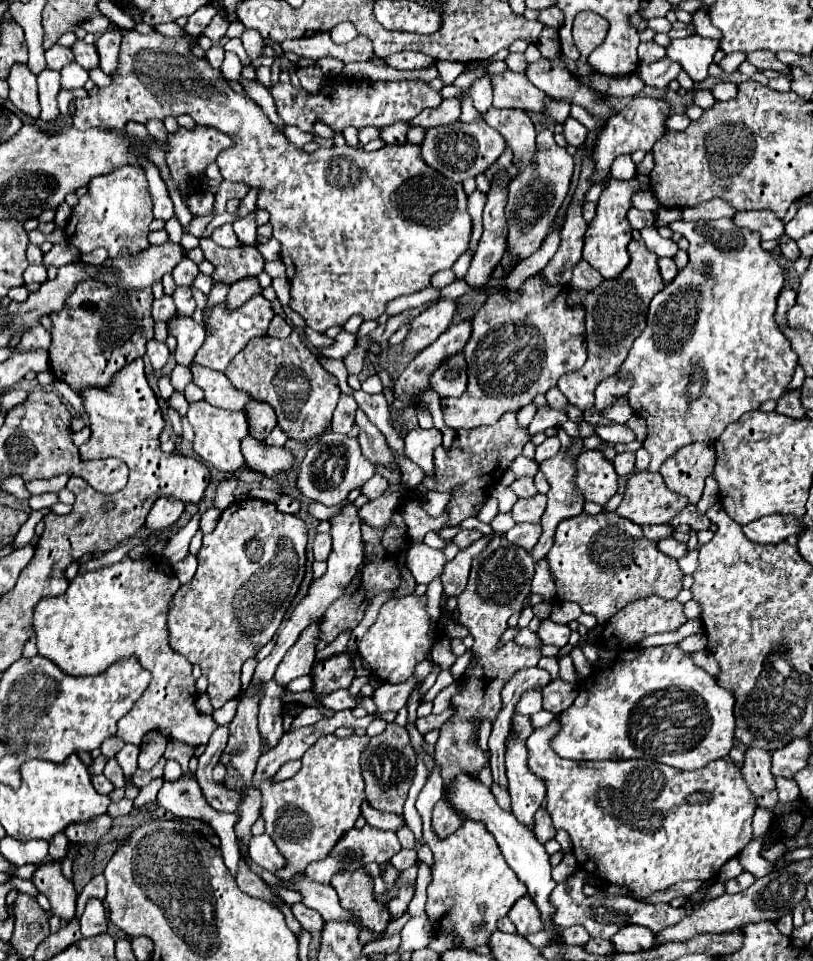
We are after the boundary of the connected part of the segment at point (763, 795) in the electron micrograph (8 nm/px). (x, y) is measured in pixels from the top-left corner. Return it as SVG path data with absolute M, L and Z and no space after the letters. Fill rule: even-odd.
M748 748L740 772L746 780L746 786L756 798L756 806L774 812L778 804L778 792L774 786L774 776L770 772L770 752L762 752L760 748Z

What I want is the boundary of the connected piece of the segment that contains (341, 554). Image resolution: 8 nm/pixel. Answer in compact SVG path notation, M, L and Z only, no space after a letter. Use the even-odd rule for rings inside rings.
M350 504L350 506L346 506L346 508L342 510L342 514L338 514L338 516L332 520L332 530L330 530L330 534L332 534L332 544L334 544L334 548L332 548L332 556L328 558L328 570L326 570L324 576L314 578L314 582L310 584L310 590L308 590L306 598L294 608L290 620L278 630L274 650L258 664L258 668L256 668L256 672L254 672L254 678L256 678L256 680L268 680L270 676L274 676L274 672L276 672L280 660L284 658L286 650L298 640L300 632L306 630L316 618L320 618L320 616L326 612L326 608L346 592L346 588L350 586L352 578L356 576L358 566L360 566L362 560L364 560L364 540L362 540L360 520L358 520L356 510L358 510L358 508L356 508L354 504Z

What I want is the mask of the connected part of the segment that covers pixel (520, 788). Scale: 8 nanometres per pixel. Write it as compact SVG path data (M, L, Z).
M510 740L506 744L506 774L508 792L512 798L512 814L528 830L534 830L534 814L546 796L546 786L528 770L526 756L528 752L524 742Z

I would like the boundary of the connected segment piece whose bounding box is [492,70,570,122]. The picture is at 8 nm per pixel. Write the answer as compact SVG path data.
M508 70L502 76L492 76L492 88L494 88L492 106L496 108L548 112L548 116L554 122L564 122L570 114L570 104L546 96L542 90L534 88L534 84L524 74L514 74Z

